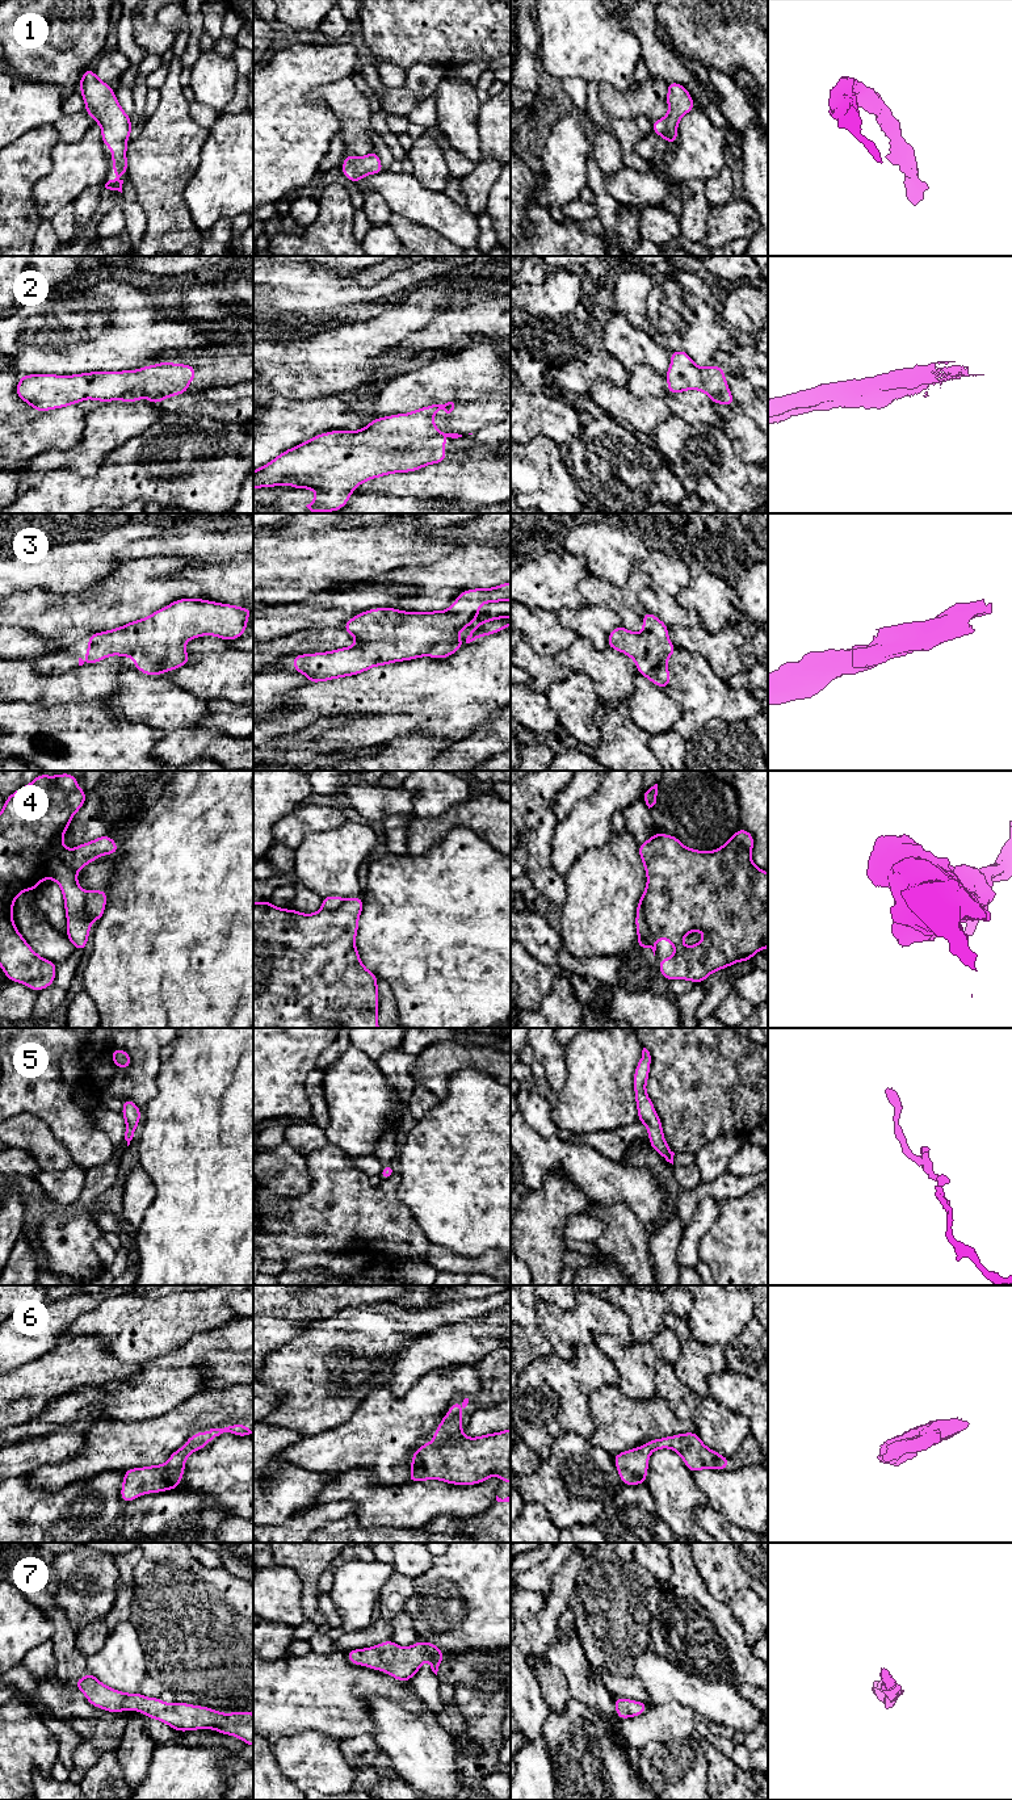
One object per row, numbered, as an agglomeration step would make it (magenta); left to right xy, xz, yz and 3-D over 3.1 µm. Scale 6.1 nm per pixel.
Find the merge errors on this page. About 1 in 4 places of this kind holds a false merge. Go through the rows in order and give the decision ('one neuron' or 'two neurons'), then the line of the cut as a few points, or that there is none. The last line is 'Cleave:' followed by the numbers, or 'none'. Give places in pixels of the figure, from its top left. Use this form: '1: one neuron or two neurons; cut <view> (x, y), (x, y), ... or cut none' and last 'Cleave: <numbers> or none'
1: one neuron; cut none
2: one neuron; cut none
3: one neuron; cut none
4: two neurons; cut yz (642, 894), (643, 918), (655, 944)
5: one neuron; cut none
6: one neuron; cut none
7: one neuron; cut none
Cleave: 4

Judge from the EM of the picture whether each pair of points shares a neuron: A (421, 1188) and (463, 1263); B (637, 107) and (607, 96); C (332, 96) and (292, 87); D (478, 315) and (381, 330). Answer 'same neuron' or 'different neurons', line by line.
A: different neurons
B: same neuron
C: different neurons
D: different neurons

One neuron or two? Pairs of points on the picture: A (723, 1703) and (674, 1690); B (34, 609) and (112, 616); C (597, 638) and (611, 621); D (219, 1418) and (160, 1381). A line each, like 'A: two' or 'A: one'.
A: one
B: one
C: one
D: two

